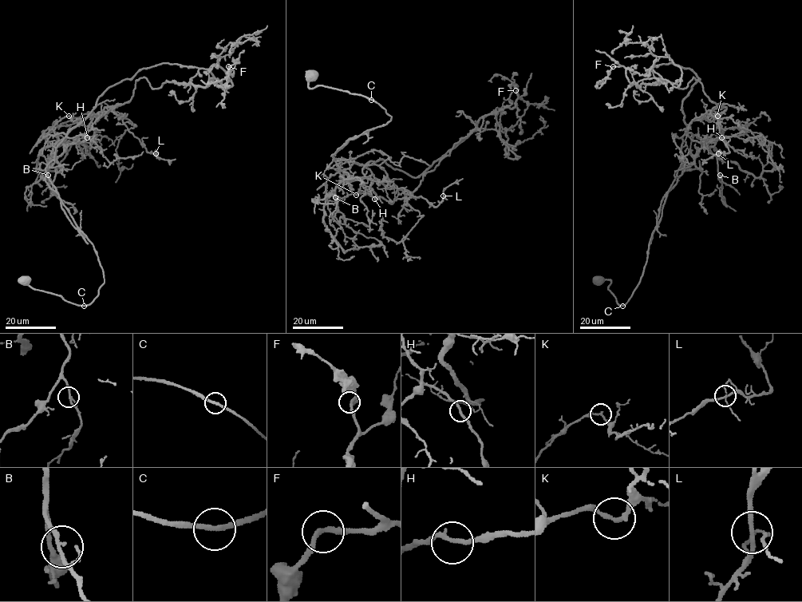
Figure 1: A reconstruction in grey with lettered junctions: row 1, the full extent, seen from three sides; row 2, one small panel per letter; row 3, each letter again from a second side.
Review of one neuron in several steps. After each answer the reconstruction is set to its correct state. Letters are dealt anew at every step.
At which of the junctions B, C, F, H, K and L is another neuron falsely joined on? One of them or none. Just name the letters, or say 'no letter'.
K

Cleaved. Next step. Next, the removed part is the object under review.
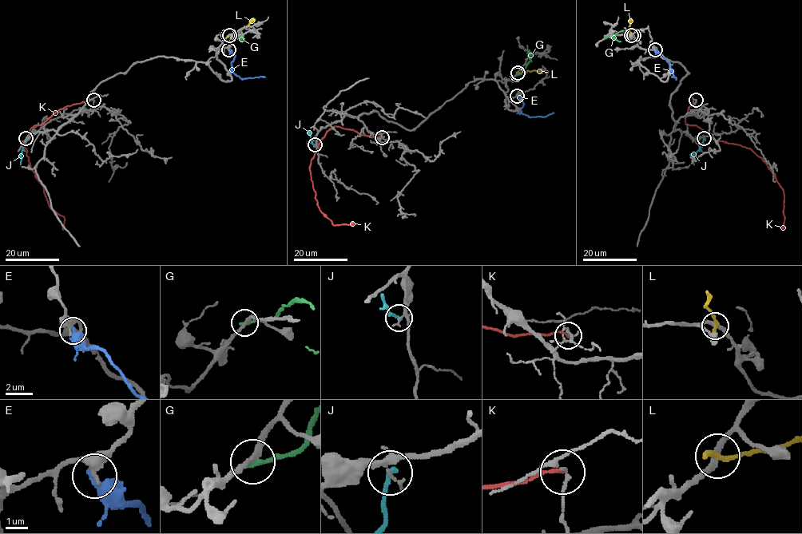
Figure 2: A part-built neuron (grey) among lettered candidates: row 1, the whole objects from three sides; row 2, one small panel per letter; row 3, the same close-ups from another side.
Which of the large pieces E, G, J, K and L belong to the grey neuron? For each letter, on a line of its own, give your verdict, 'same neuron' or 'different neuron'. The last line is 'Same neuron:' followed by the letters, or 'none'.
E: different neuron
G: different neuron
J: different neuron
K: different neuron
L: different neuron
Same neuron: none

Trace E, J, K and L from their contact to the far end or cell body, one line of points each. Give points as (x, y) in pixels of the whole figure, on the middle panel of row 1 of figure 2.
E: (517, 96), (523, 103), (520, 111), (522, 114), (545, 116), (553, 112)
J: (315, 145), (309, 135)
K: (383, 136), (370, 136), (332, 126), (320, 140), (310, 166), (319, 209), (333, 225), (353, 225), (351, 223)
L: (518, 73), (542, 72)

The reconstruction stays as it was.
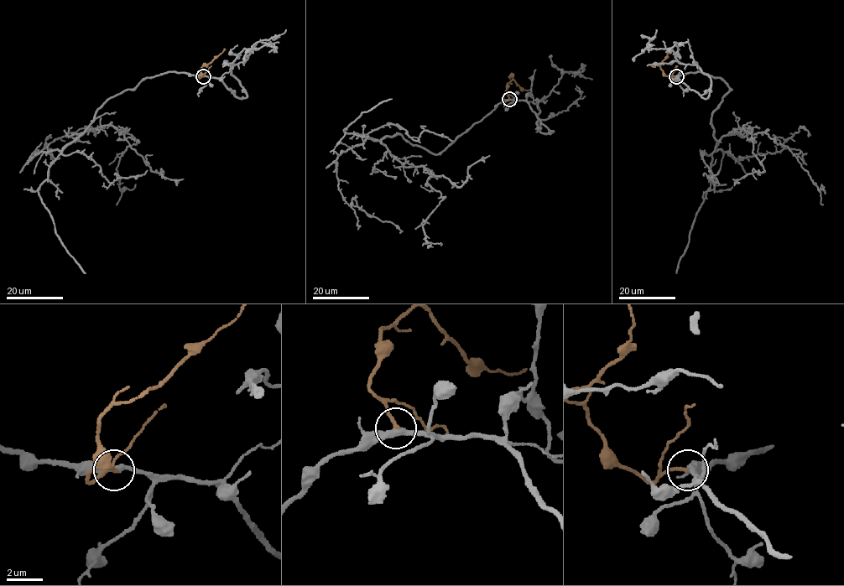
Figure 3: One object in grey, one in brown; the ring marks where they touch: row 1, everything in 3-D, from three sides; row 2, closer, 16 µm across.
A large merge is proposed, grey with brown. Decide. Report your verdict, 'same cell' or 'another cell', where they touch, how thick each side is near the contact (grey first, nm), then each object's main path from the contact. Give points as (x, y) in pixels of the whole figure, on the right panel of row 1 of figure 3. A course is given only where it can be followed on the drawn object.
same cell; at (676, 76); 340 nm thick on the grey side, 200 nm on the other; grey runs (676, 76), (700, 71), (731, 89), (712, 114), (717, 141), (743, 125), (765, 132), (821, 184); brown runs (676, 76), (667, 76), (657, 64), (667, 55), (666, 49)

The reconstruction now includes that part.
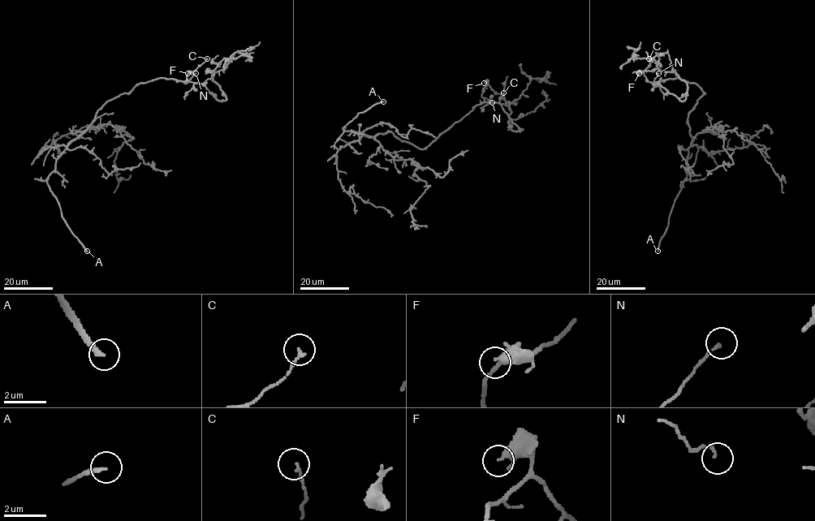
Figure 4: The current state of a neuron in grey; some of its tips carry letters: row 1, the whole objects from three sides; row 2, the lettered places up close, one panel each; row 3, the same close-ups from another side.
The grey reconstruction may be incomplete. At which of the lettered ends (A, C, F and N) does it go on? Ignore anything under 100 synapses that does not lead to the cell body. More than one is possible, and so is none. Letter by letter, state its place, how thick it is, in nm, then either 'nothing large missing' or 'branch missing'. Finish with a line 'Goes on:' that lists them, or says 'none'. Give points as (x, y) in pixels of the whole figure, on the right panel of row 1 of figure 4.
A: at (657, 251); 180 nm thick; branch missing
C: at (648, 58); 130 nm thick; nothing large missing
F: at (639, 73); 240 nm thick; nothing large missing
N: at (658, 73); 110 nm thick; nothing large missing
Goes on: A

